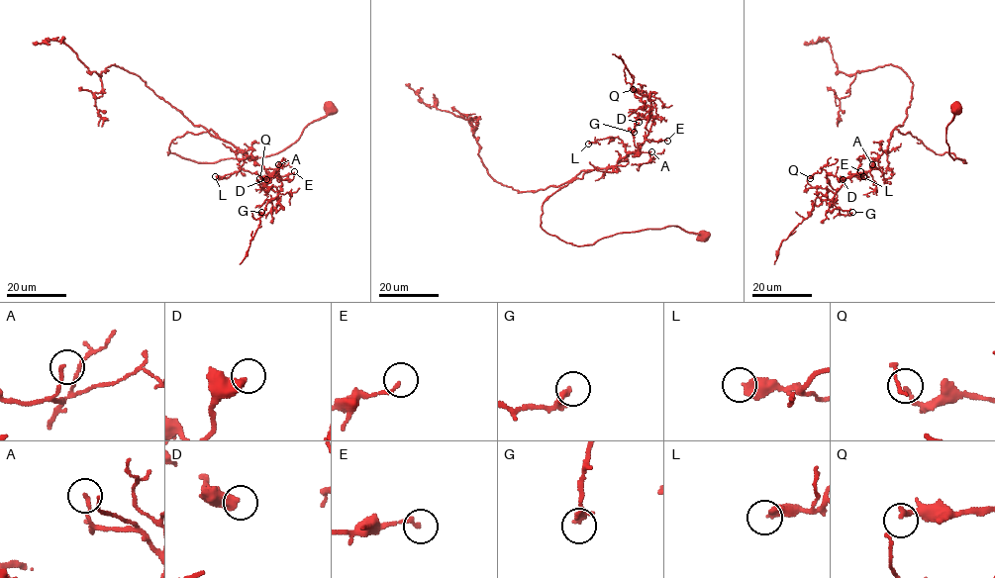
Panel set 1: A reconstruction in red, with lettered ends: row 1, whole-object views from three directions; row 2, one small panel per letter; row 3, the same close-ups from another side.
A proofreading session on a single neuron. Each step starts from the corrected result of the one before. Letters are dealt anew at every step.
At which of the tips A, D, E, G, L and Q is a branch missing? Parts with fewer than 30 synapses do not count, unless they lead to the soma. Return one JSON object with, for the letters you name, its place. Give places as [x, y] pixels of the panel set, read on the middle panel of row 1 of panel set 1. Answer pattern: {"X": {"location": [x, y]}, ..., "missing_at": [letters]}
{"missing_at": []}

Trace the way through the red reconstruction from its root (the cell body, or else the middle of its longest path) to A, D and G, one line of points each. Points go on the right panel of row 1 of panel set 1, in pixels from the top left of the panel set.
A: (955, 108), (946, 142), (949, 155), (966, 162), (952, 153), (936, 154), (894, 129), (872, 164)
D: (955, 108), (946, 142), (949, 155), (966, 162), (952, 153), (936, 154), (894, 129), (867, 178), (843, 179)
G: (955, 108), (946, 142), (966, 162), (894, 129), (872, 167), (845, 178), (835, 196), (840, 215), (852, 212)

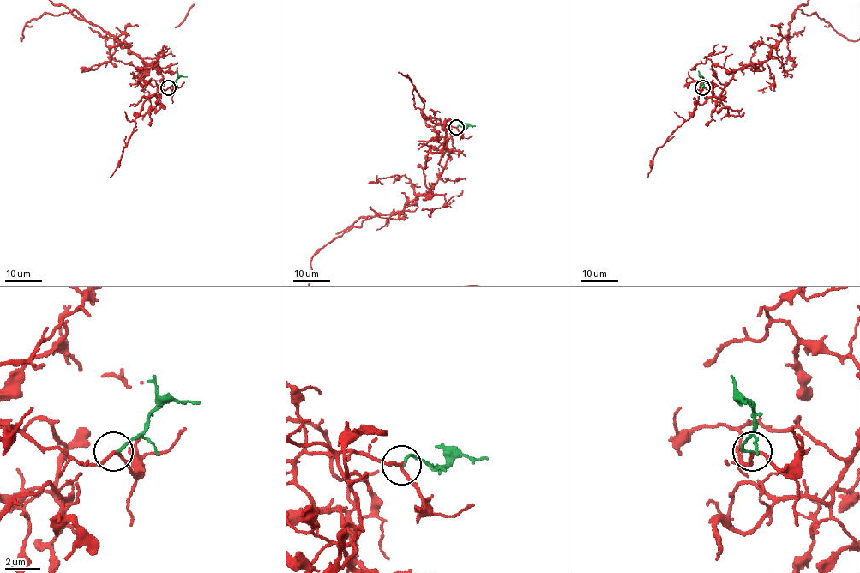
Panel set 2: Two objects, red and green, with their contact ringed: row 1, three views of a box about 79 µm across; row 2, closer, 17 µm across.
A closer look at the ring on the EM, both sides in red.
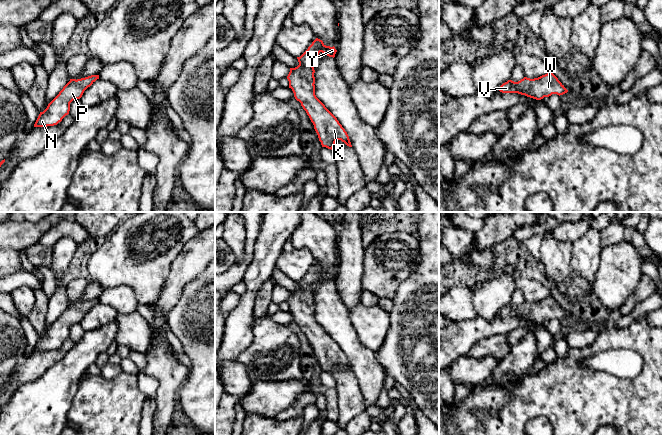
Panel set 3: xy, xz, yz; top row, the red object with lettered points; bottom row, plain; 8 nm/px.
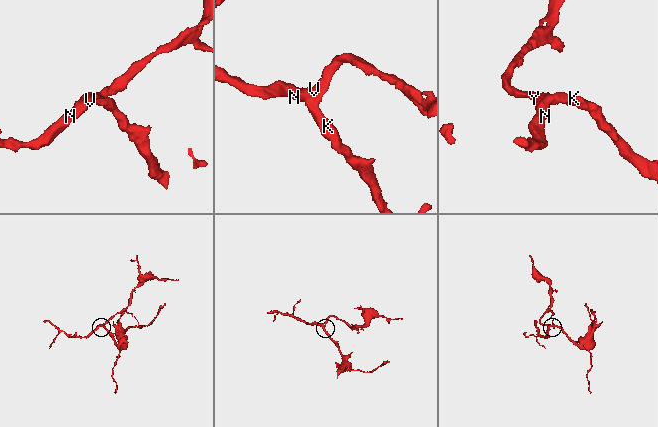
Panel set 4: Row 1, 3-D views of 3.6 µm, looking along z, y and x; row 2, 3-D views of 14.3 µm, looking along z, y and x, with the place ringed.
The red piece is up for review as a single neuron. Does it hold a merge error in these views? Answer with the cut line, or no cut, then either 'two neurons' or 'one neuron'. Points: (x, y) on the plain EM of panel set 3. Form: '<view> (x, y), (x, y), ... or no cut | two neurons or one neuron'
no cut | one neuron

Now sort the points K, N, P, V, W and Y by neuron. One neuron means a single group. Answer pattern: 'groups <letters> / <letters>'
groups K N P V W Y

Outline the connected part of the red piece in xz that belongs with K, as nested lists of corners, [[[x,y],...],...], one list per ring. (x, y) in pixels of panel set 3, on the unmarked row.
[[[316,262],[308,273],[300,281],[297,281],[299,289],[290,292],[287,300],[289,312],[292,313],[295,323],[301,327],[313,347],[322,371],[332,374],[337,364],[352,371],[345,353],[315,319],[313,285],[316,285],[315,282],[320,276],[334,282],[337,274],[334,270],[326,270],[322,264]]]

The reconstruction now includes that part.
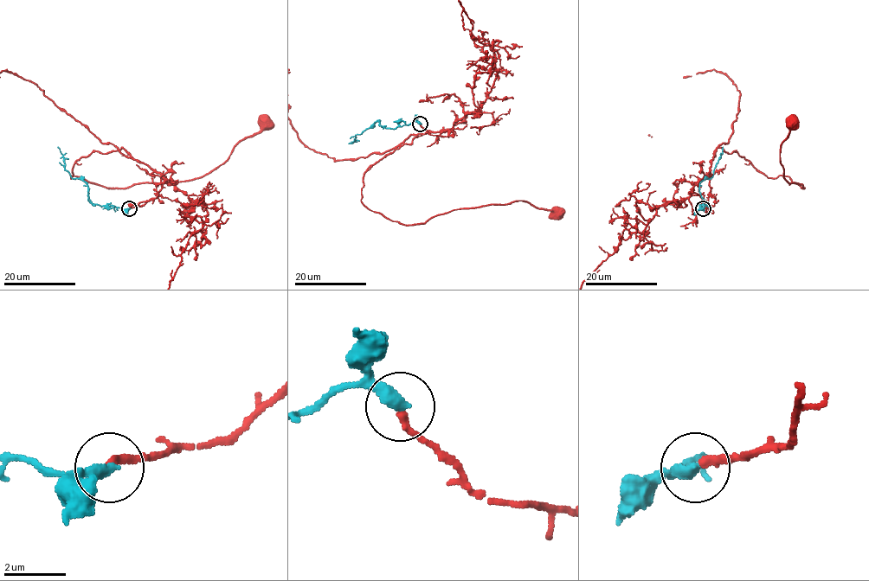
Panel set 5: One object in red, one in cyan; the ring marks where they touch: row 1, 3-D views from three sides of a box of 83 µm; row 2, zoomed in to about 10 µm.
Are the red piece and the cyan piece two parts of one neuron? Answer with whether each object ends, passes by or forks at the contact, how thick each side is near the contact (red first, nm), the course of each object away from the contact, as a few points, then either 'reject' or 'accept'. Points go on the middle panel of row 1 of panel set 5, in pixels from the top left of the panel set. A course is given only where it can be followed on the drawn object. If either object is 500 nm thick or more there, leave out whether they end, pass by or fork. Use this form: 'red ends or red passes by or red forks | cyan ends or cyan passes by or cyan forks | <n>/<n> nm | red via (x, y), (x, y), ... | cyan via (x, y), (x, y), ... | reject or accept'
red ends | cyan ends | 240/440 nm | red via (421, 124), (452, 131), (427, 131), (371, 165), (368, 208), (407, 225), (514, 201), (556, 213) | cyan via (421, 124), (412, 122), (394, 129), (383, 126), (377, 120), (362, 133), (355, 135), (351, 143), (348, 143) | accept

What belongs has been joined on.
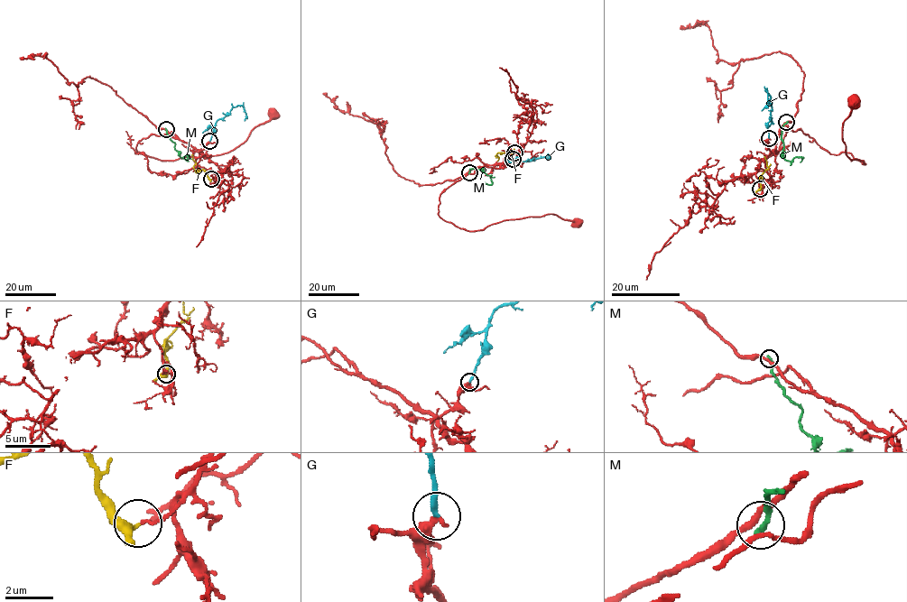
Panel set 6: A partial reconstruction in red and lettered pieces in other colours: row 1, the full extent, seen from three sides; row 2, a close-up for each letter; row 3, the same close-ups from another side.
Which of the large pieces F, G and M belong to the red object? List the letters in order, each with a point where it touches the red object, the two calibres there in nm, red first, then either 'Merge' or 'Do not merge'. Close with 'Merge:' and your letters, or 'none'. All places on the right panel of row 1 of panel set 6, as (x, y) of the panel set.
F: Touches red at (760, 189). Thickness 110 nm (red) against 320 nm. Do not merge
G: Touches red at (769, 138). Thickness 360 nm (red) against 200 nm. Merge
M: Touches red at (786, 122). Thickness 240 nm (red) against 280 nm. Do not merge
Merge: G

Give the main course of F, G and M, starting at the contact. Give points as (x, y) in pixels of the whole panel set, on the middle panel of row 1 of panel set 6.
F: (514, 152), (498, 152), (498, 158), (495, 156)
G: (513, 159), (526, 162), (543, 156), (549, 158), (547, 153)
M: (469, 172), (470, 169), (482, 169), (489, 175), (492, 183), (485, 182)

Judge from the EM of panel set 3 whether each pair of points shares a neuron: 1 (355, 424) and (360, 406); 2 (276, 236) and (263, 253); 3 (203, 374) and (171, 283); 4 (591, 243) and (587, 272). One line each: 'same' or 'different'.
1: different
2: same
3: different
4: same

